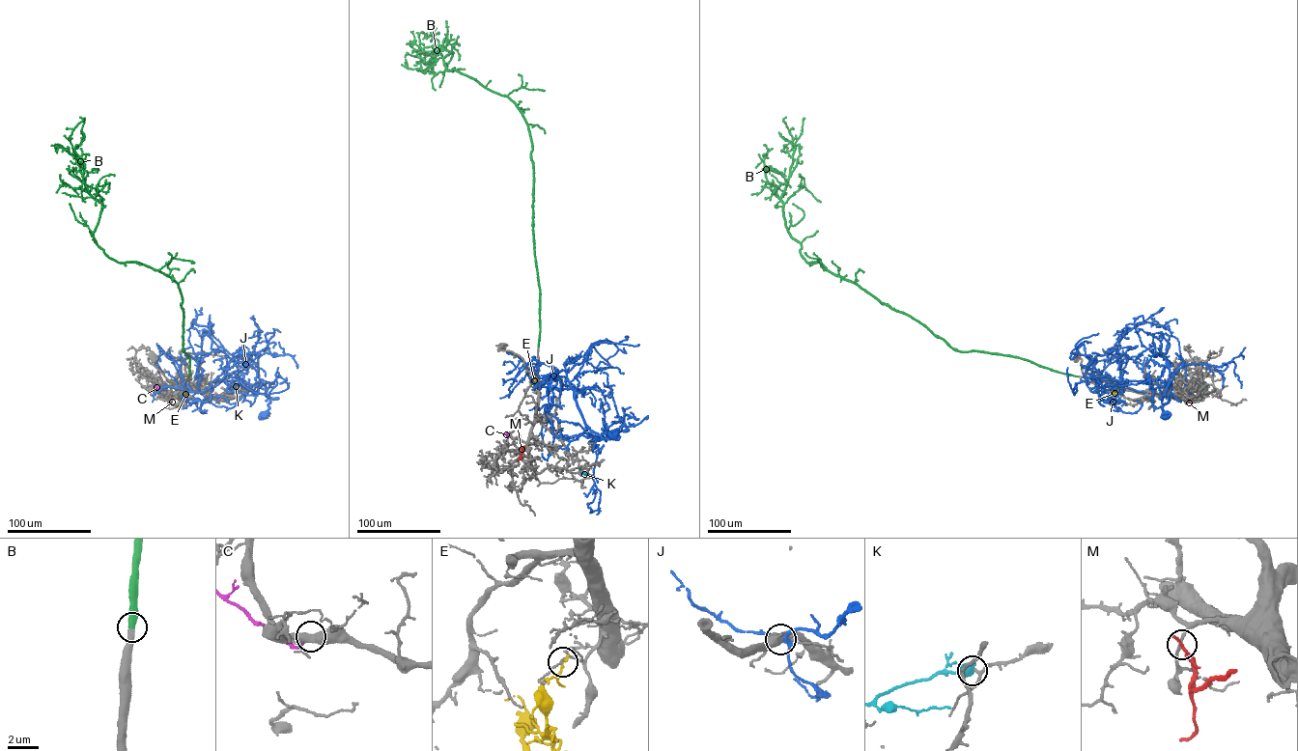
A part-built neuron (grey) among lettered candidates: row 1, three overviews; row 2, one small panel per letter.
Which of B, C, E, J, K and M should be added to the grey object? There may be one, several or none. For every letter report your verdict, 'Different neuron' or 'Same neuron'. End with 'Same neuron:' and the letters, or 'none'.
B: Same neuron
C: Different neuron
E: Different neuron
J: Different neuron
K: Different neuron
M: Different neuron
Same neuron: B

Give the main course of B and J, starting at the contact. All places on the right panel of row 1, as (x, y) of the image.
B: (1079, 376), (1019, 358), (954, 350), (820, 263), (807, 263), (788, 232), (781, 200), (794, 152), (786, 117)
J: (1178, 398), (1166, 403), (1171, 388), (1160, 379), (1122, 380), (1114, 347), (1136, 325), (1176, 323)

